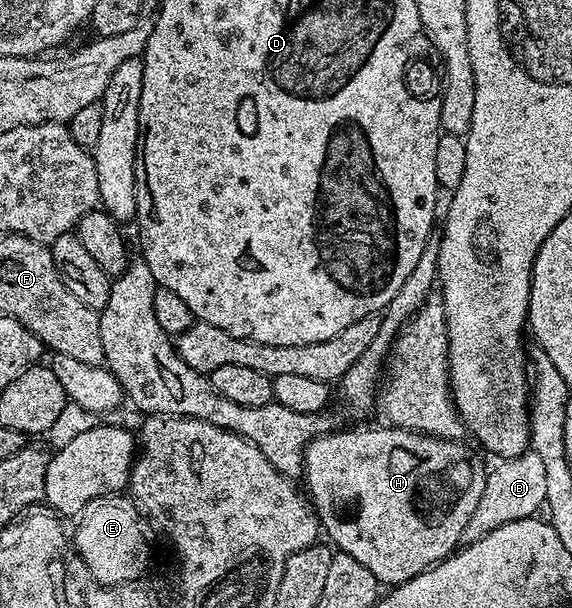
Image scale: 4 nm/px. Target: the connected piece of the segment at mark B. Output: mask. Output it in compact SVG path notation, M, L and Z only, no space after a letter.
M530 450L522 456L514 456L508 460L500 459L492 472L486 473L487 481L481 490L481 502L477 502L477 510L473 510L473 518L465 522L462 543L472 544L485 534L497 530L497 526L505 526L505 522L517 522L521 518L535 516L546 505L545 498L545 466L541 458Z

